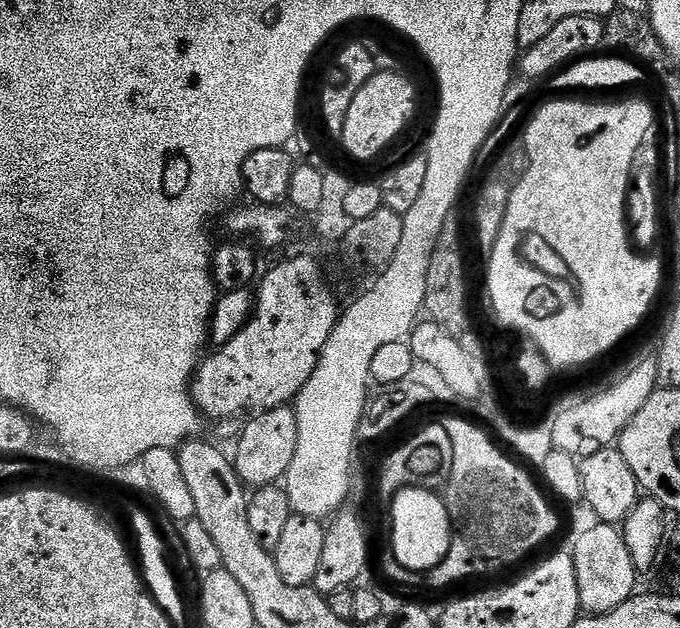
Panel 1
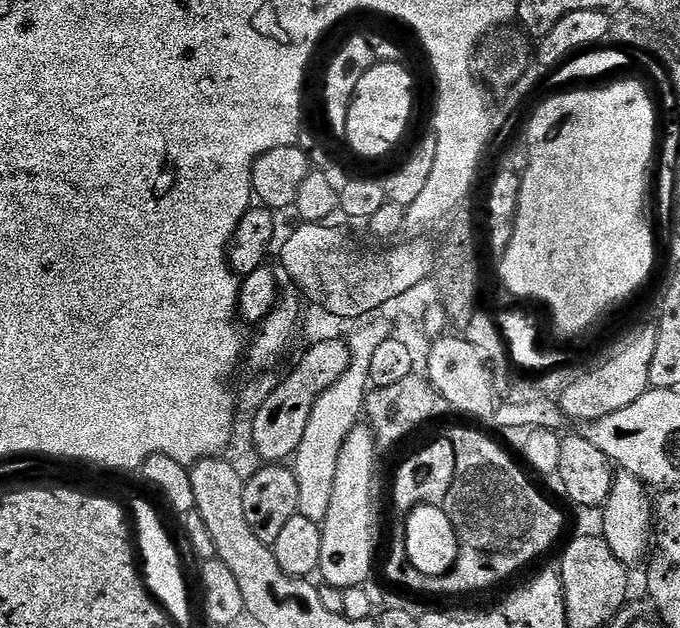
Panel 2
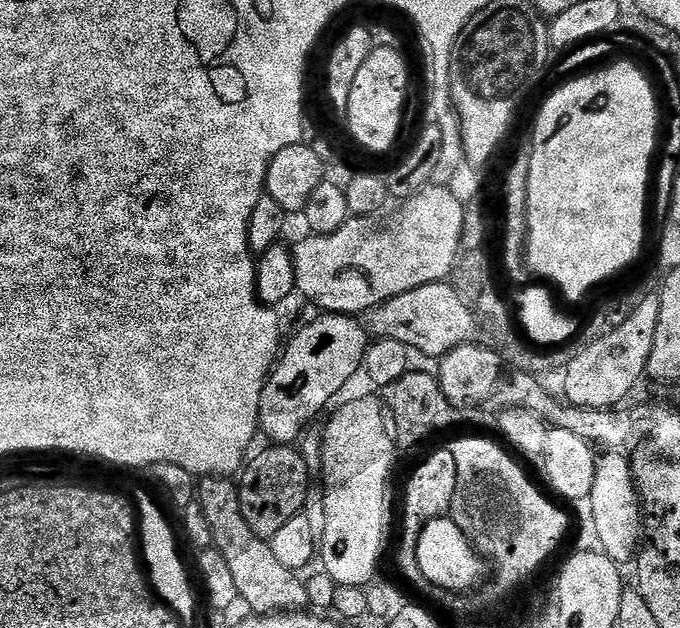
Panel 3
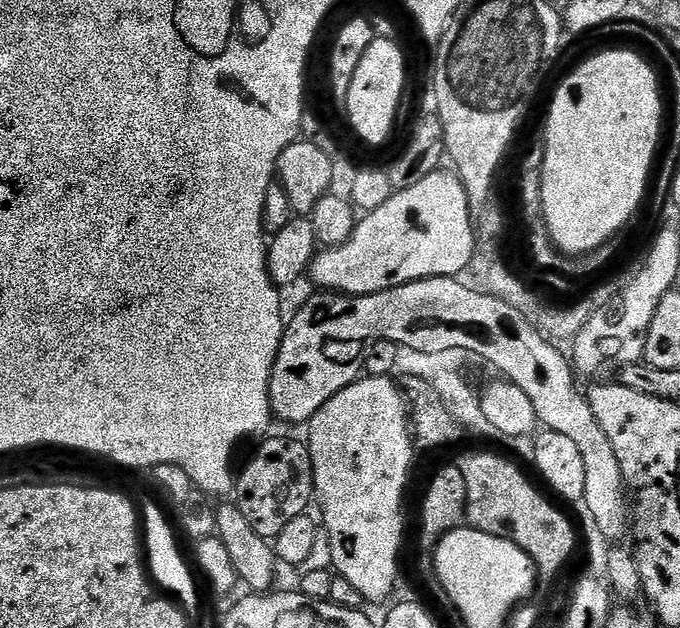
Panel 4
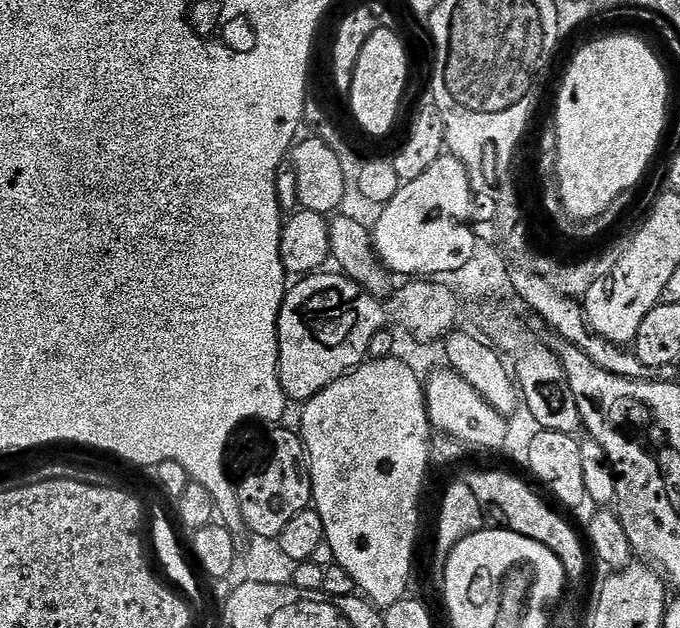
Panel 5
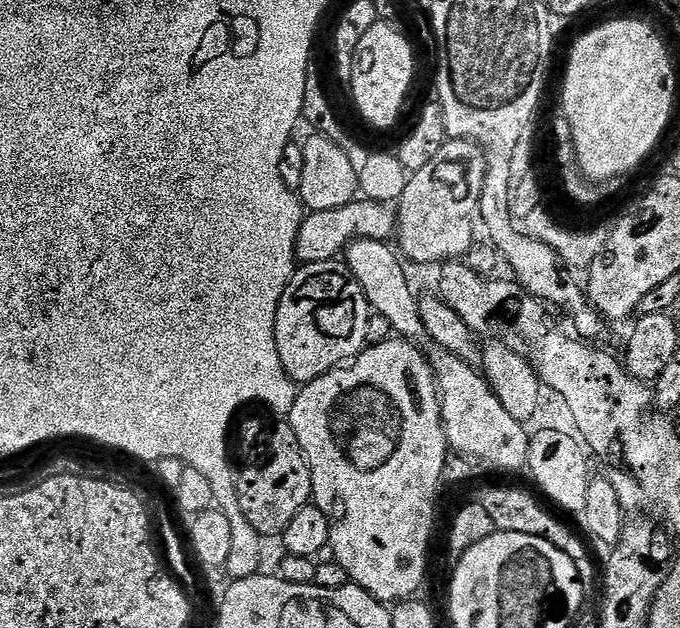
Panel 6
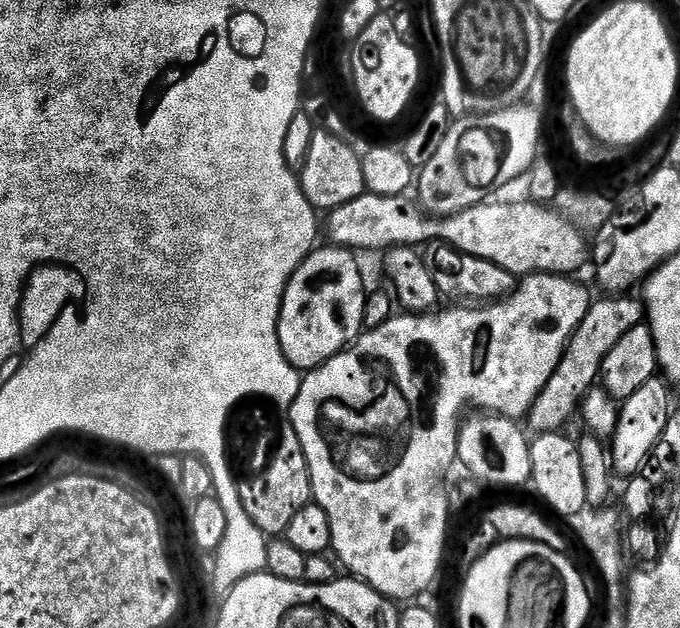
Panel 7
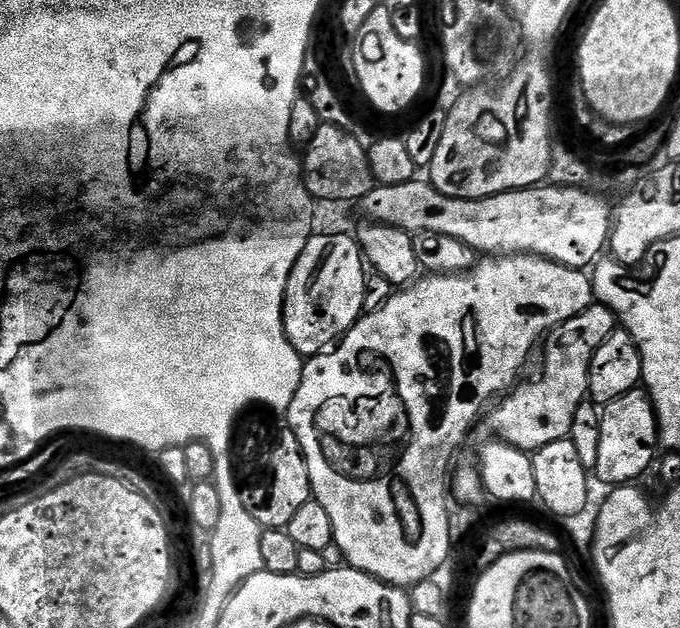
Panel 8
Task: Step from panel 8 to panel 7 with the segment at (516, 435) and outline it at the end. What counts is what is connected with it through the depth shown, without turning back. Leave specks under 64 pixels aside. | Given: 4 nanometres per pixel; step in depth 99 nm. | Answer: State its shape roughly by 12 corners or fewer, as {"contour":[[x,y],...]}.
{"contour":[[628,294],[596,298],[526,417],[561,431],[606,354],[645,319]]}

